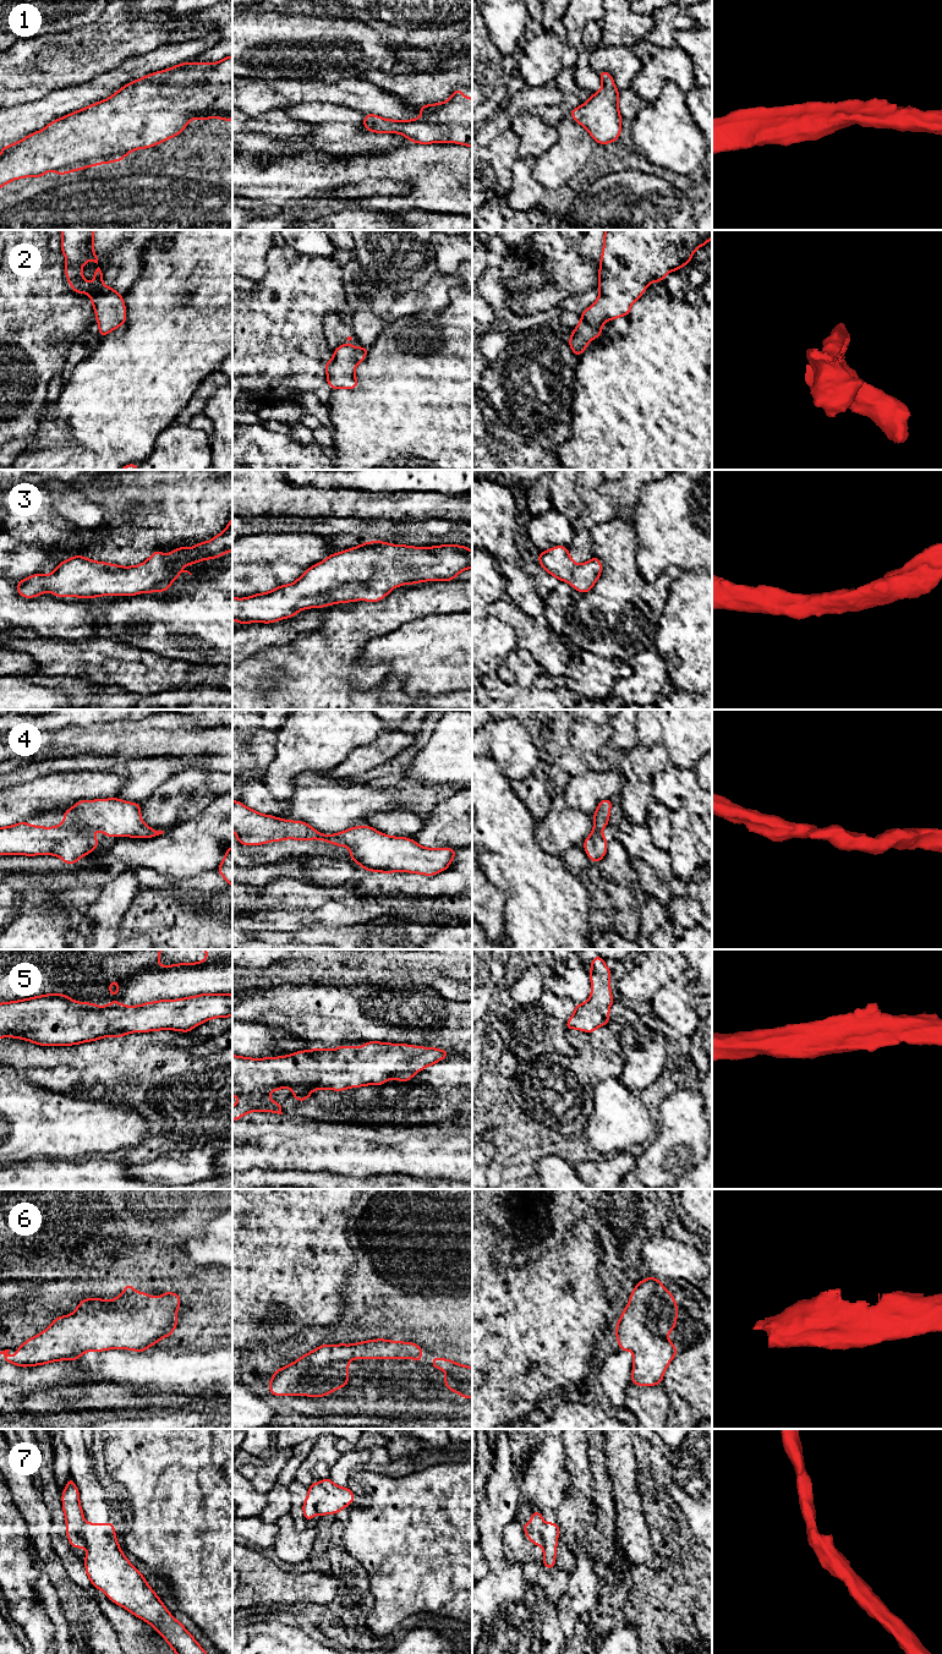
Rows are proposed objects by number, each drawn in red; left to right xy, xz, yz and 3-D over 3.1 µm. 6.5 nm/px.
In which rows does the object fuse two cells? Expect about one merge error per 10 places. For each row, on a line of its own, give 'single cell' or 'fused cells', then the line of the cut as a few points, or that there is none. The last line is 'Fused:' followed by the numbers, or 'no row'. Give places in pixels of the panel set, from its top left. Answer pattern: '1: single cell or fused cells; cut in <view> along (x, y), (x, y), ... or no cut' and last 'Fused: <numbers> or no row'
1: single cell; no cut
2: single cell; no cut
3: single cell; no cut
4: single cell; no cut
5: single cell; no cut
6: single cell; no cut
7: fused cells; cut in xz along (321, 1483), (326, 1495), (318, 1502), (316, 1512)
Fused: 7

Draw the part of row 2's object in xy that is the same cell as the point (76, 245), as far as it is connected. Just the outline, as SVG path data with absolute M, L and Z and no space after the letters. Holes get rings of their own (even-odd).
M61 230L61 252L66 258L65 275L71 289L78 294L88 294L95 311L99 335L104 338L114 329L126 323L126 307L124 296L114 286L103 284L102 261L97 257L93 241L94 230ZM92 259L98 268L93 272L95 281L89 284L83 279L82 267Z

